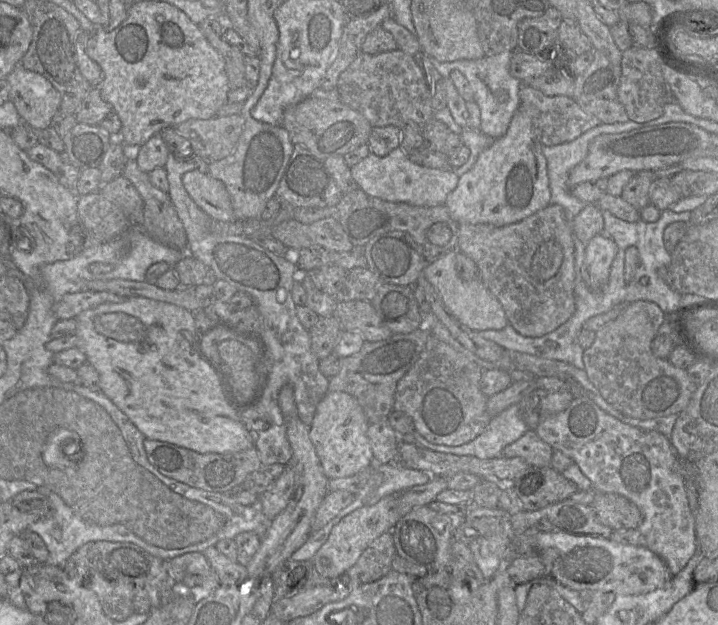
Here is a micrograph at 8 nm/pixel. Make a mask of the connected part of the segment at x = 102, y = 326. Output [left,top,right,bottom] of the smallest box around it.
[76,296,255,453]

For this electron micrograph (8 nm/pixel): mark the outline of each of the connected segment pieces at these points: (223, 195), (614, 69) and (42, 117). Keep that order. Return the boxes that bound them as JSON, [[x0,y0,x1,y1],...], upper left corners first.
[[182,171,235,222],[572,50,628,124],[6,66,61,130]]

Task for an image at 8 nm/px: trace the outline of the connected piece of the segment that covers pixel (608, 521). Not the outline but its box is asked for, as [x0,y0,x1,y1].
[590,493,643,530]

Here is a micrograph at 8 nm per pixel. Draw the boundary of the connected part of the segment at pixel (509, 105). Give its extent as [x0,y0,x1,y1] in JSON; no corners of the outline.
[430,51,522,139]

